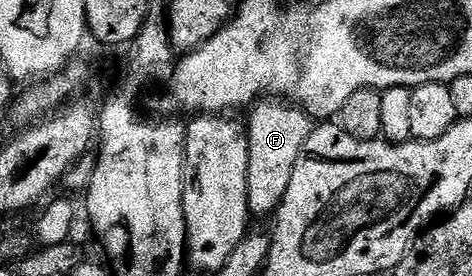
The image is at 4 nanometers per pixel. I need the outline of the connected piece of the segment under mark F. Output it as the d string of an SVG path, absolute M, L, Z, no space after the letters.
M277 97L262 98L249 113L247 201L254 216L272 216L287 193L287 185L291 185L291 173L295 173L295 161L299 161L299 153L303 153L303 141L311 137L315 120L304 107L282 101Z

